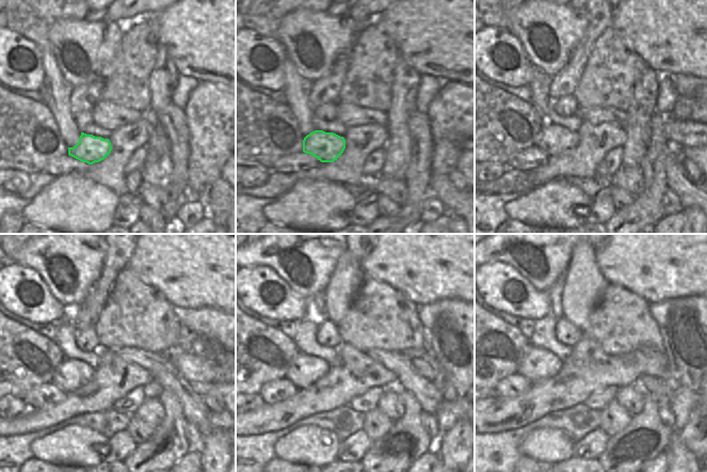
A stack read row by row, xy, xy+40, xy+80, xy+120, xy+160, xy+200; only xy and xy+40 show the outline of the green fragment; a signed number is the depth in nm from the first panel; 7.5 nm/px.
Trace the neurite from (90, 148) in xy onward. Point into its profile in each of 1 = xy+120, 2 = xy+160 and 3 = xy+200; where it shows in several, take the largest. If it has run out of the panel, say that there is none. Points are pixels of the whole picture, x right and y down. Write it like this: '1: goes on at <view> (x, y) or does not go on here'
1: goes on at xy+120 (71, 374)
2: goes on at xy+160 (305, 370)
3: goes on at xy+200 (537, 363)

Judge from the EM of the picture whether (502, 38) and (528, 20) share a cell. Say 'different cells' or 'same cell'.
different cells

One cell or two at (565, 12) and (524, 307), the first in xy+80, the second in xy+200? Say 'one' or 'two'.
two

